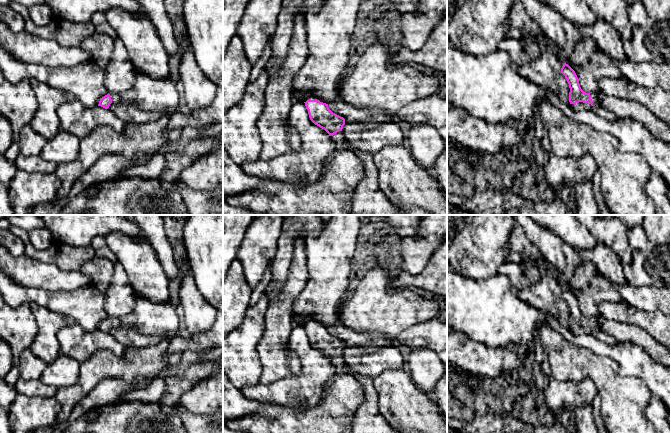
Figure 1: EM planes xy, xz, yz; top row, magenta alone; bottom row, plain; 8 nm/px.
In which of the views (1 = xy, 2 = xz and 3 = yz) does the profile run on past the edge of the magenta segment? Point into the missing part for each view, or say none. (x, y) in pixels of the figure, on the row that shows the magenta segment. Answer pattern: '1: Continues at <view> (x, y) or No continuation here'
1: Continues at xy (115, 97)
2: Continues at xz (338, 138)
3: Continues at yz (603, 112)

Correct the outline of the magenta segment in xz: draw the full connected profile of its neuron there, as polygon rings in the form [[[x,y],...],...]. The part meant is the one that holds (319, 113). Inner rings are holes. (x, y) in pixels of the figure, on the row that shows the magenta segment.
[[[309,99],[304,103],[310,120],[332,136],[337,150],[346,150],[347,148],[343,144],[345,136],[342,131],[345,119],[333,113],[329,109],[328,104],[320,102],[317,99]]]

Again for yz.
[[[563,64],[561,73],[565,76],[569,84],[570,104],[576,104],[579,102],[588,103],[594,107],[595,113],[598,114],[601,118],[606,120],[619,119],[615,114],[601,105],[599,97],[596,93],[586,93],[581,89],[579,79],[575,71],[568,64]]]

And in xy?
[[[108,93],[100,99],[98,106],[108,109],[111,103],[119,103],[120,101],[120,95],[116,93]]]

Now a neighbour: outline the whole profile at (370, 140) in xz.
[[[390,121],[366,128],[365,123],[346,123],[342,129],[354,149],[361,153],[375,155],[388,145],[396,145],[403,140],[397,123]]]

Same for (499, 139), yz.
[[[447,101],[447,140],[479,153],[502,157],[515,153],[524,137],[512,123],[485,122]]]

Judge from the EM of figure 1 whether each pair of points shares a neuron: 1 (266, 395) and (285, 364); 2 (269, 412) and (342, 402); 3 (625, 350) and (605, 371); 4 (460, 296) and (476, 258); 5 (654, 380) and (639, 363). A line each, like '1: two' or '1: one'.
1: two
2: one
3: two
4: two
5: one

